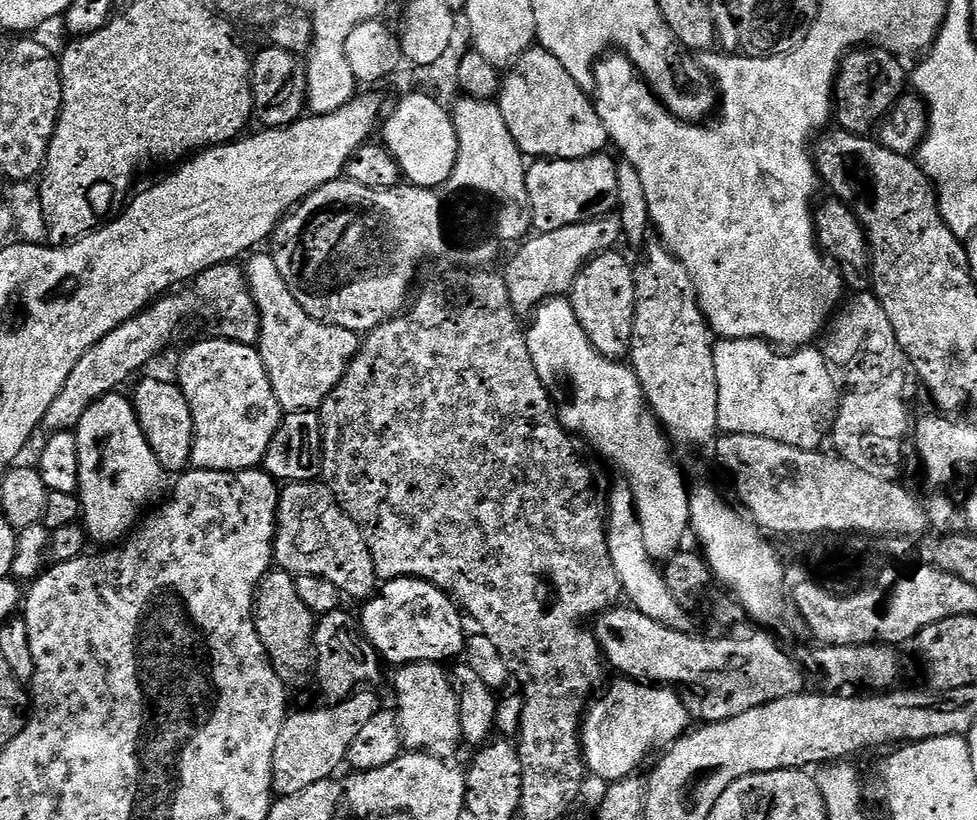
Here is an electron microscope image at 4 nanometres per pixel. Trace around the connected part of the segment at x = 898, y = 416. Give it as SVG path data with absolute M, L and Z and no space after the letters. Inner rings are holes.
M894 369L874 388L845 393L830 424L829 449L848 465L863 470L874 478L895 481L899 479L900 468L891 458L898 452L898 434L910 426L910 422L907 422L908 412L900 398L908 386L906 373L905 369Z

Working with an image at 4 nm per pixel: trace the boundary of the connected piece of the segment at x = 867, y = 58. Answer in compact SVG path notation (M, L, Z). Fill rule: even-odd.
M861 46L844 53L844 59L836 69L834 85L834 124L839 131L868 134L880 124L901 95L900 64L891 52L872 46Z

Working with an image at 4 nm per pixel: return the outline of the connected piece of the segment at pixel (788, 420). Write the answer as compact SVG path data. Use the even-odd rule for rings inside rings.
M750 338L719 339L716 344L710 356L712 372L710 366L709 369L714 387L716 422L720 428L719 431L725 435L764 437L770 441L778 441L784 445L796 447L809 445L816 422L816 414L824 400L819 384L827 381L819 349L810 346L791 352L777 352L765 341Z

